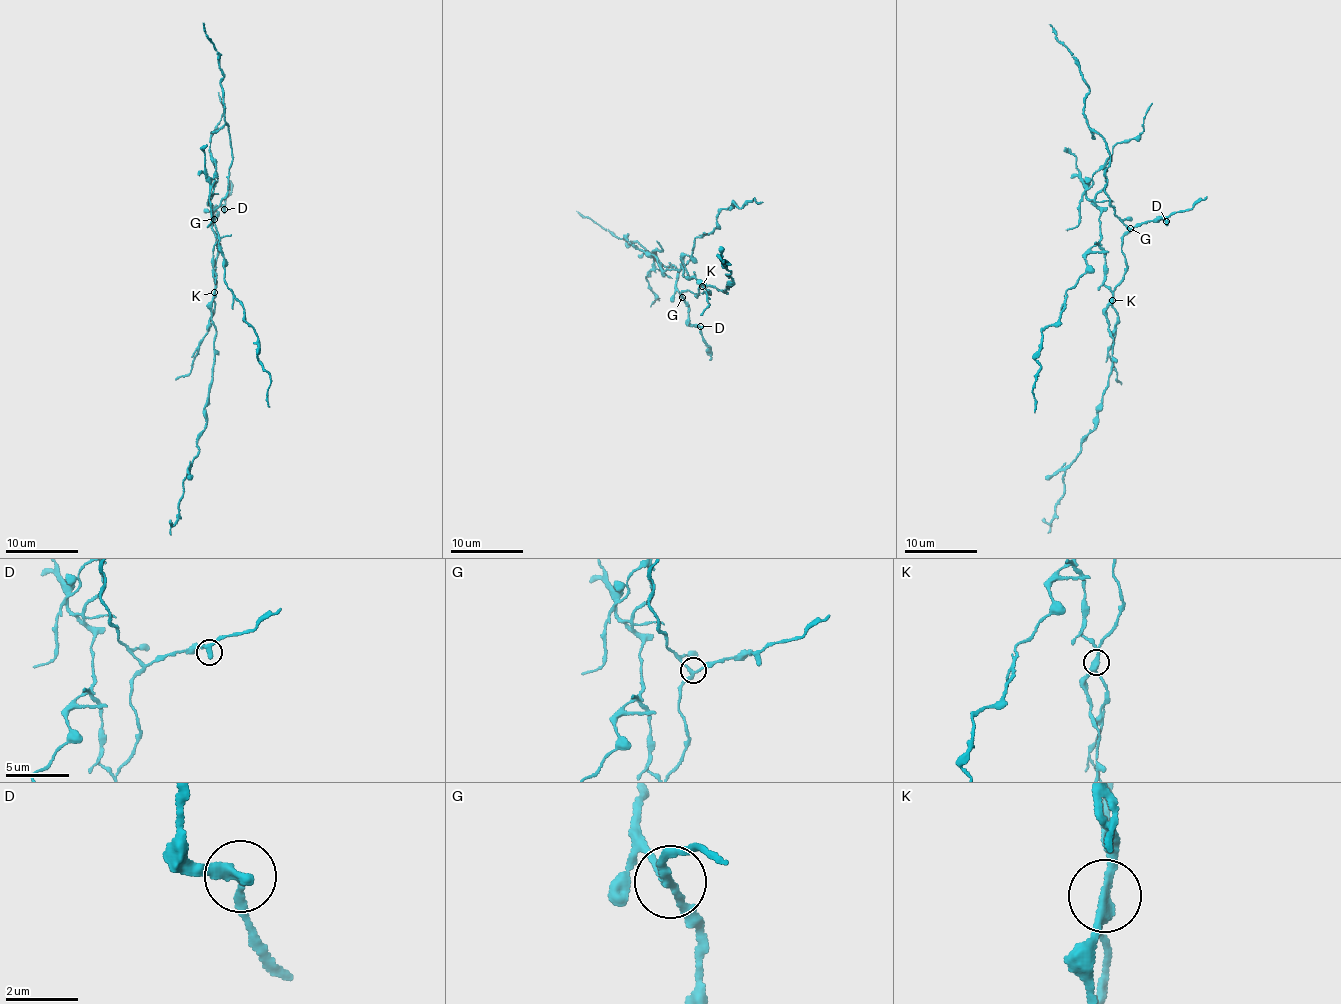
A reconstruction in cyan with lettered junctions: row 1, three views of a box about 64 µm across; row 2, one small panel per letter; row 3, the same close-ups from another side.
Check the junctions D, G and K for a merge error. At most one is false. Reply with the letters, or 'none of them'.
K

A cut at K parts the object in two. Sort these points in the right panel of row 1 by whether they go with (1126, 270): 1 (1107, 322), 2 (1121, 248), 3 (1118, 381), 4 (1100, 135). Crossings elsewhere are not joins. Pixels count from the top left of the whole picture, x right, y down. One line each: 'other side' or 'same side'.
1: same side
2: same side
3: other side
4: same side

